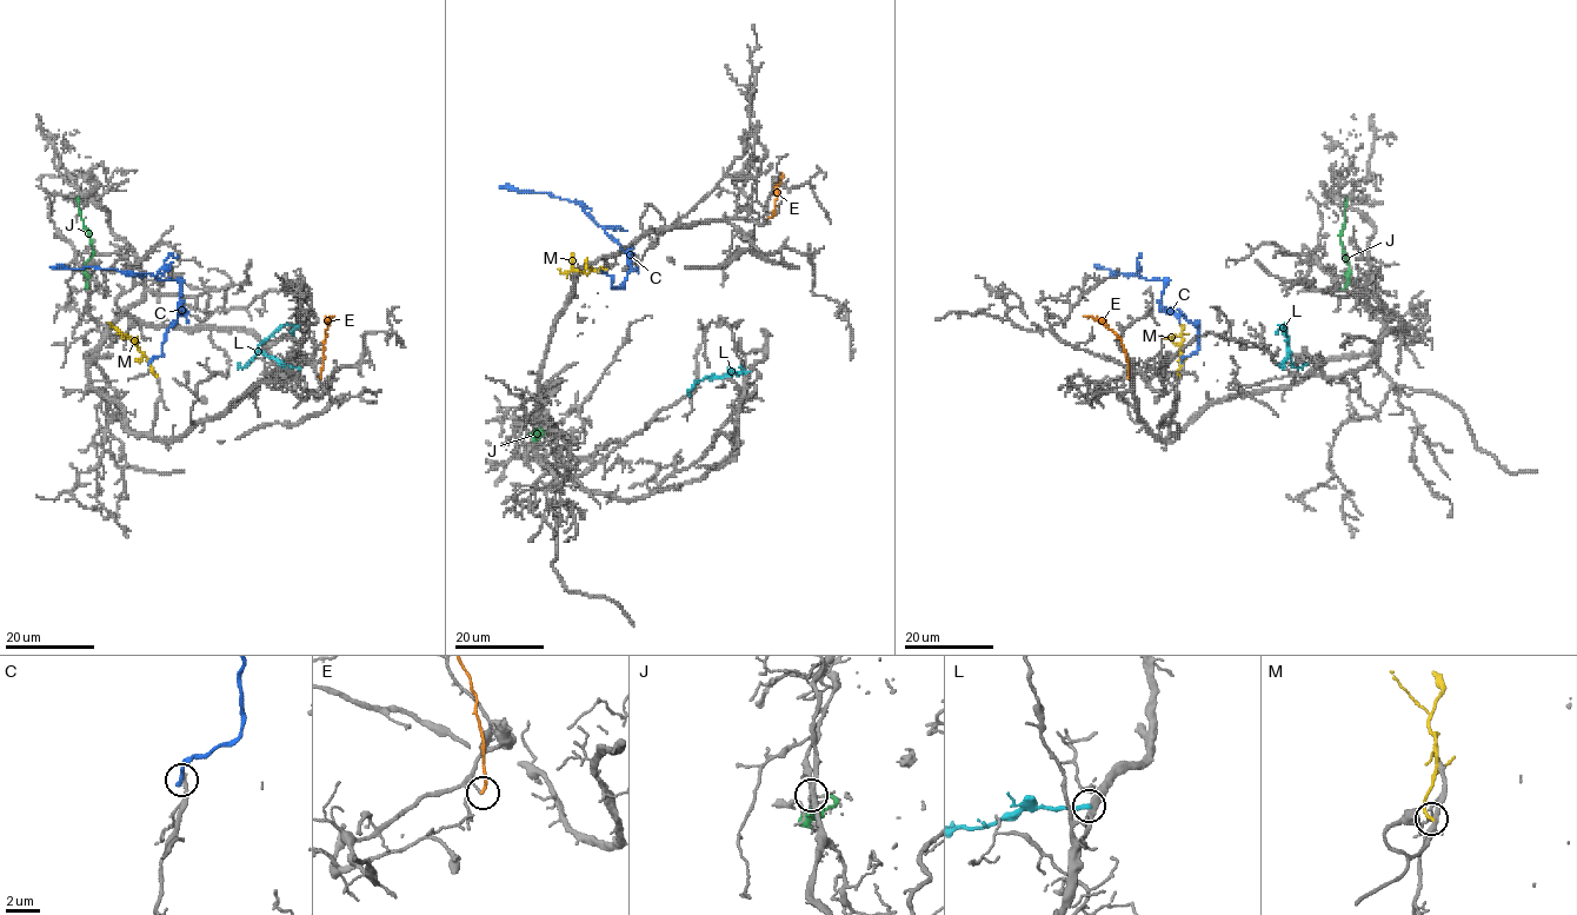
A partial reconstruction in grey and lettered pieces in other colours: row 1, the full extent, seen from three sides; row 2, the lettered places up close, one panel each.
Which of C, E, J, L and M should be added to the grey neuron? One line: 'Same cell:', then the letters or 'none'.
Same cell: none

